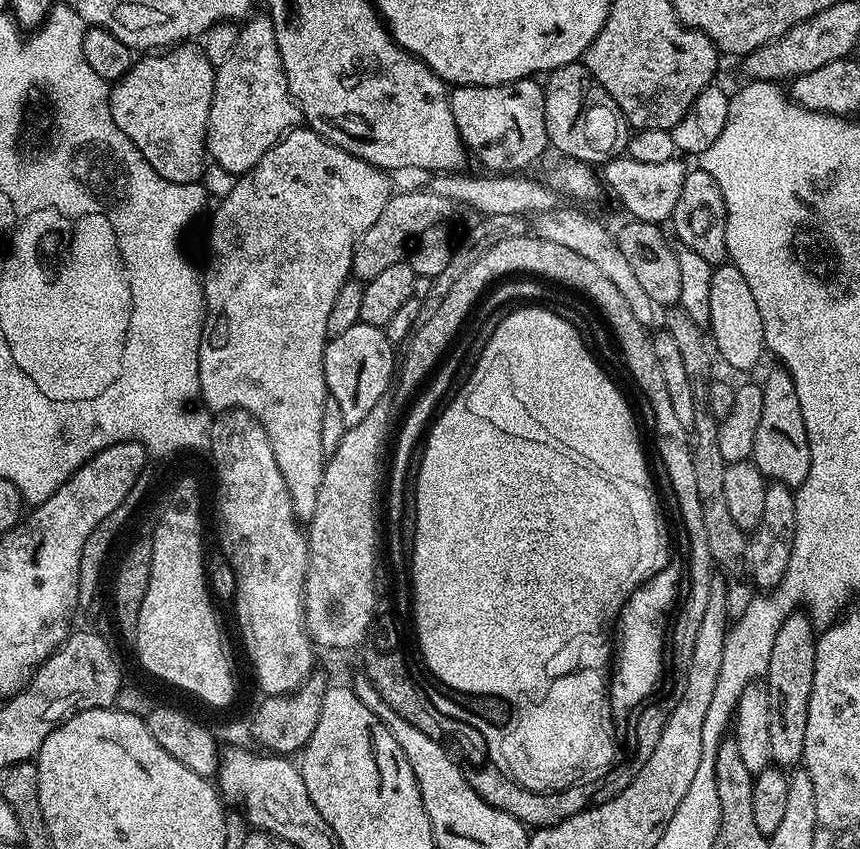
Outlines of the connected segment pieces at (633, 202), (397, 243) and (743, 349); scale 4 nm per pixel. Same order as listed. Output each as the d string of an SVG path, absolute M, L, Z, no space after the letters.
M631 158L609 160L602 168L602 184L620 199L631 219L663 225L671 221L674 206L678 206L678 197L682 194L682 182L686 182L689 169L683 162L680 158L666 162L638 162Z
M424 190L424 192L397 191L389 200L386 210L382 210L382 214L378 214L378 222L374 222L374 226L370 226L370 230L366 230L366 234L361 236L360 242L354 250L351 275L361 282L367 282L378 278L378 274L382 274L382 270L386 270L386 266L401 263L409 251L408 243L415 236L423 237L428 234L423 234L423 232L438 227L443 220L450 219L452 208L454 209L453 201L442 198L431 190Z
M730 262L713 267L710 278L710 318L706 328L718 356L720 351L721 358L740 372L754 367L760 355L765 355L762 314L758 314L758 302L754 302L754 293L750 291L746 278L742 278L742 270Z

